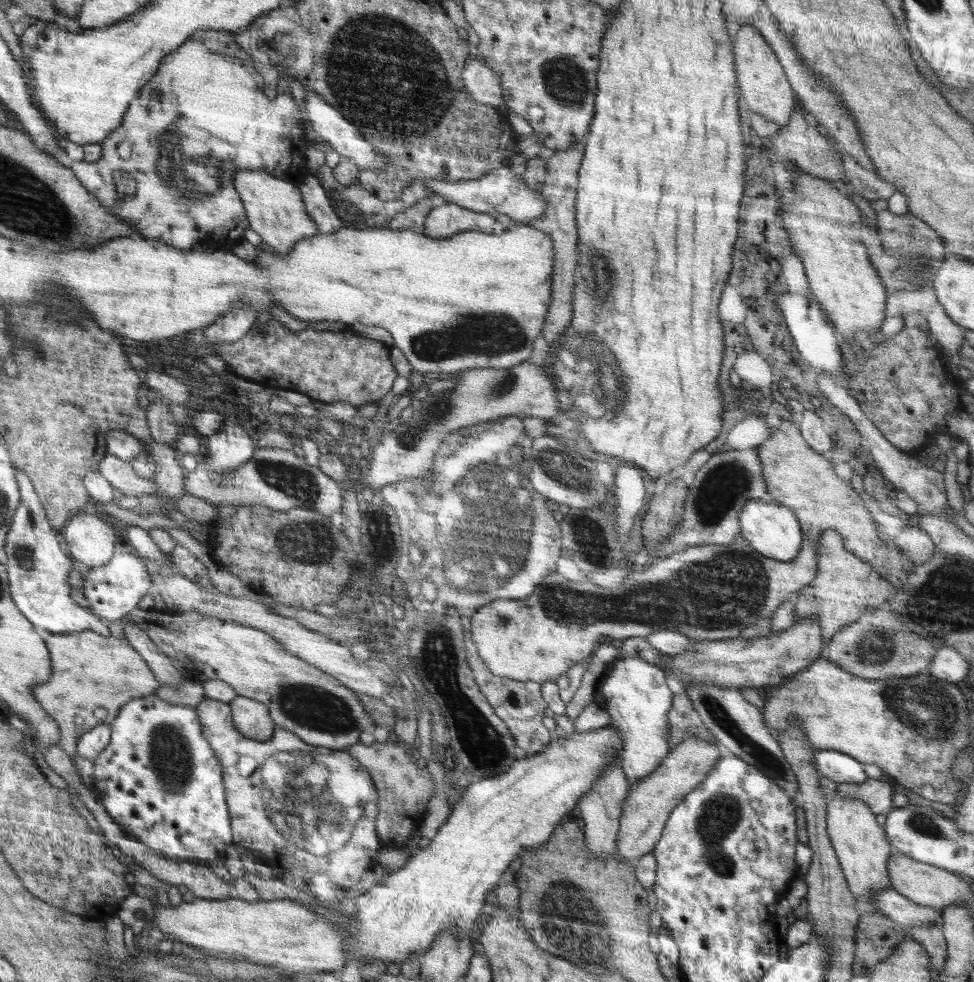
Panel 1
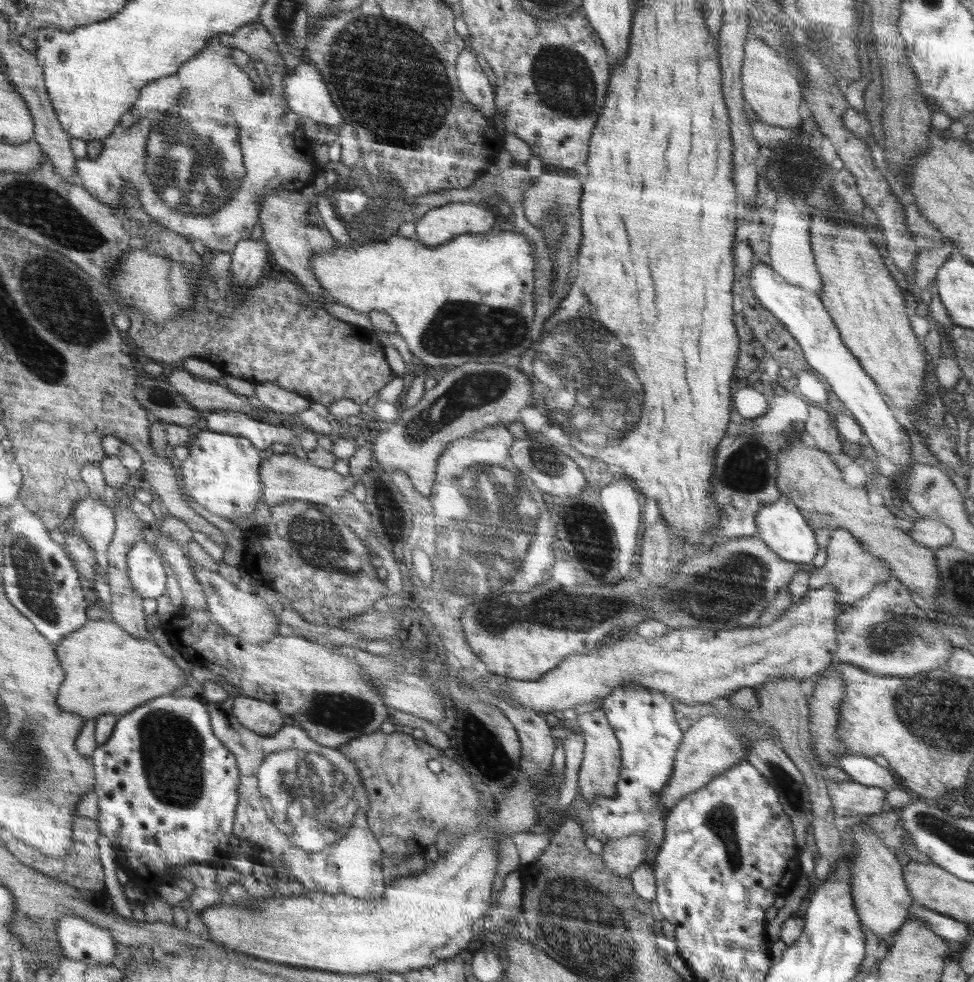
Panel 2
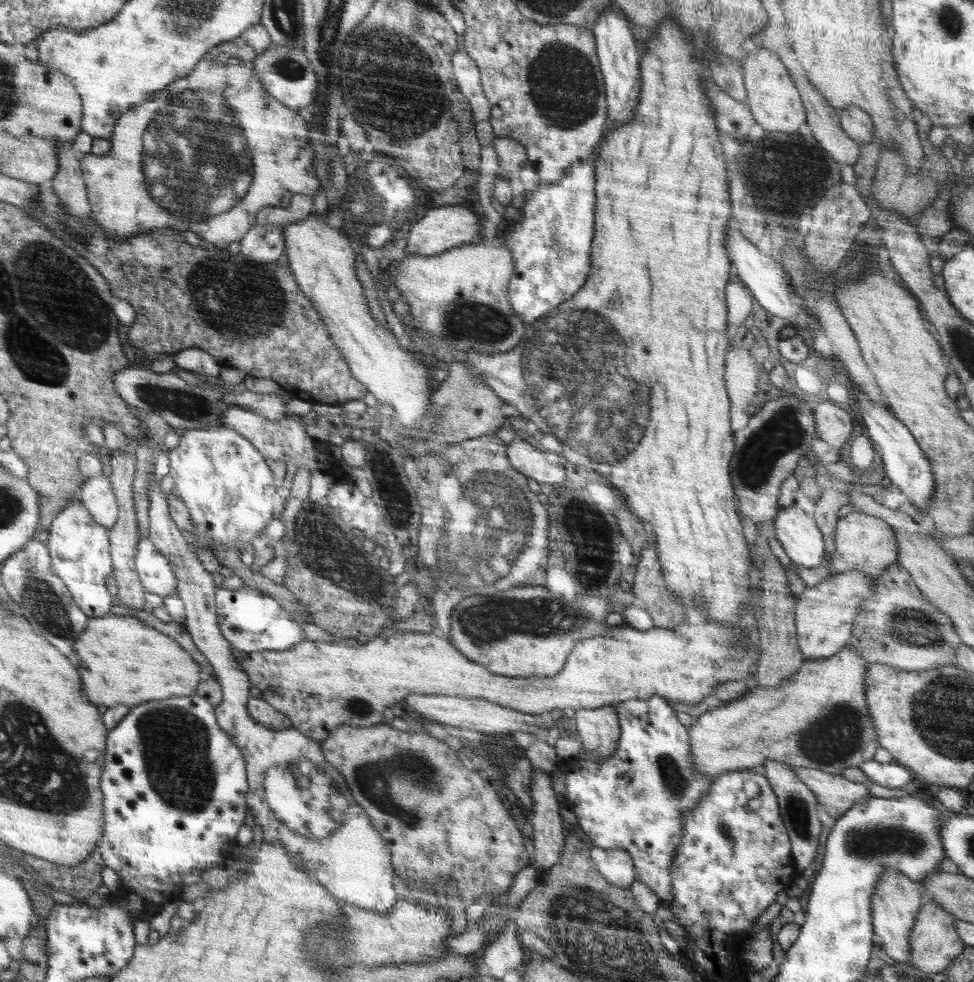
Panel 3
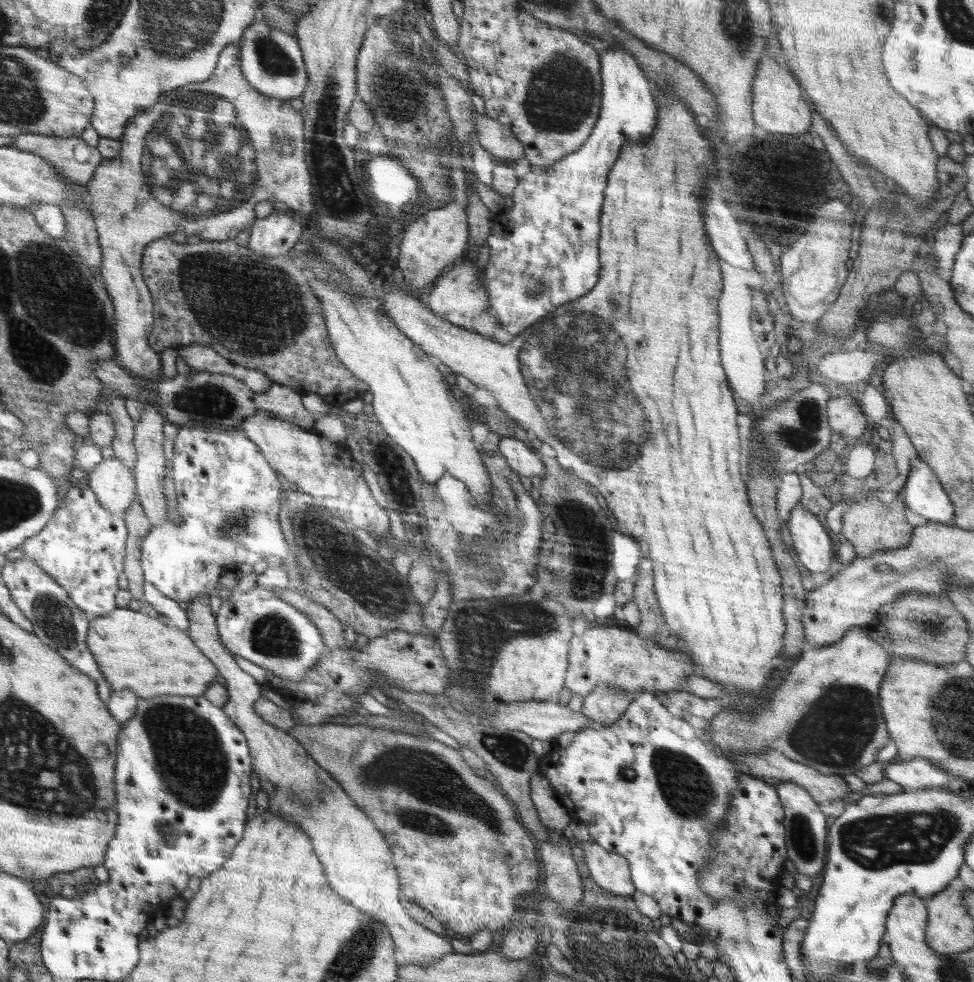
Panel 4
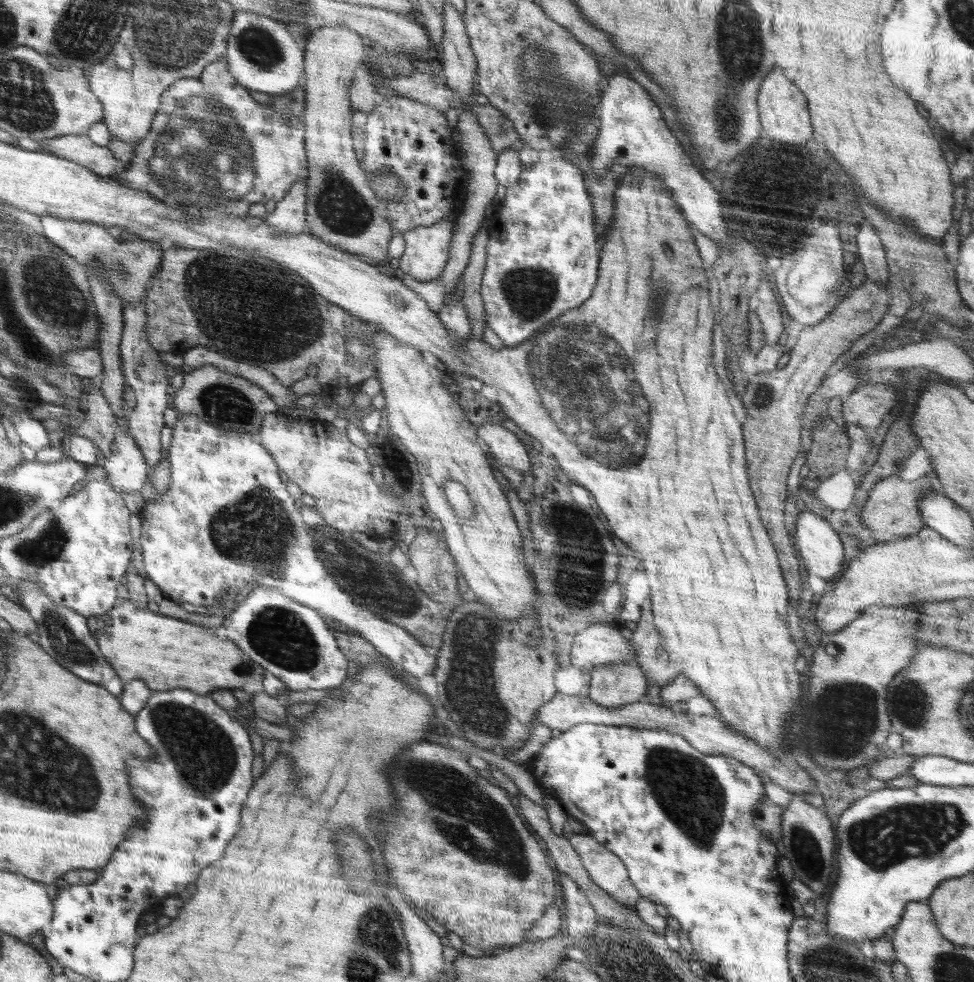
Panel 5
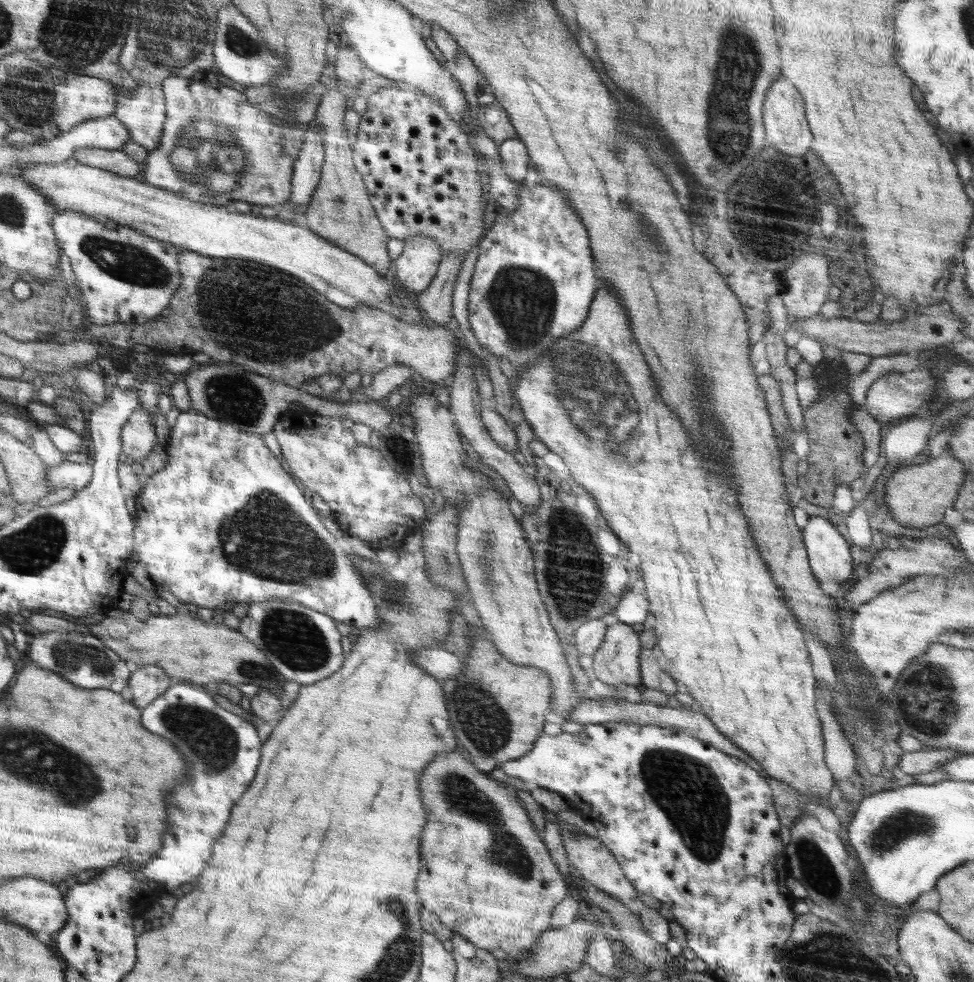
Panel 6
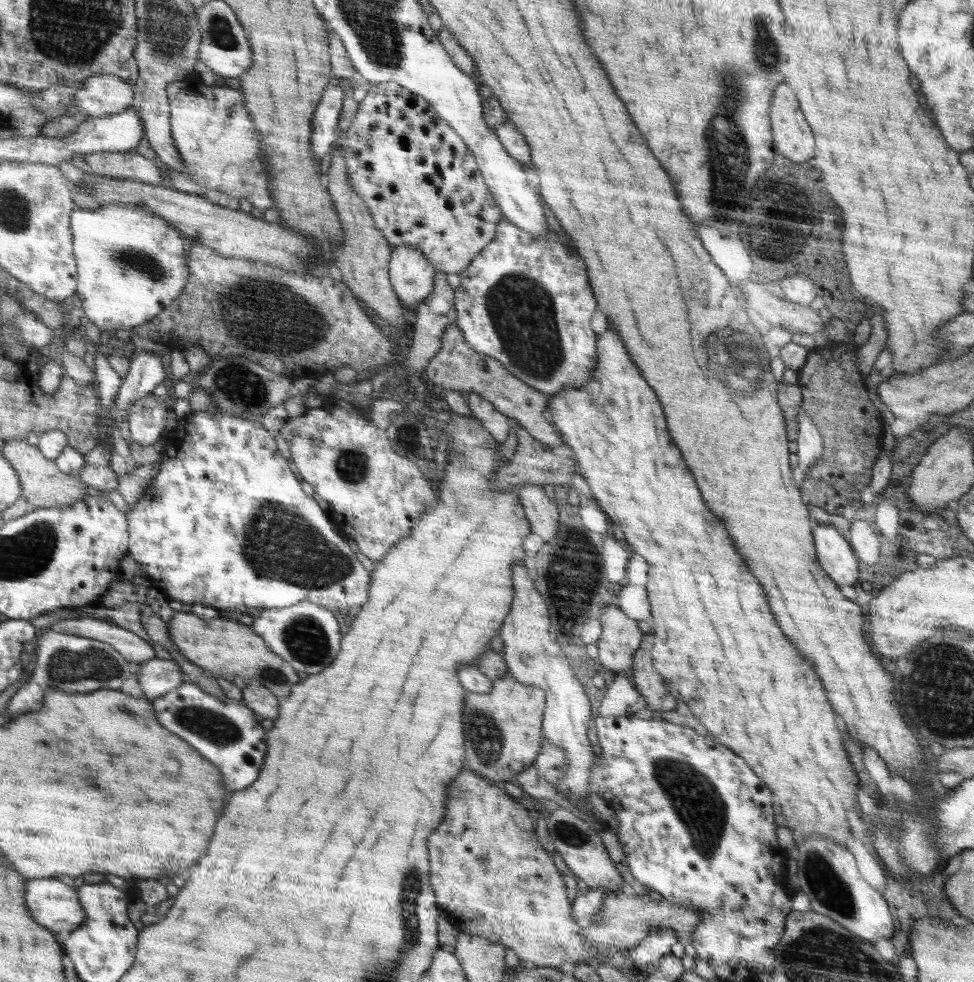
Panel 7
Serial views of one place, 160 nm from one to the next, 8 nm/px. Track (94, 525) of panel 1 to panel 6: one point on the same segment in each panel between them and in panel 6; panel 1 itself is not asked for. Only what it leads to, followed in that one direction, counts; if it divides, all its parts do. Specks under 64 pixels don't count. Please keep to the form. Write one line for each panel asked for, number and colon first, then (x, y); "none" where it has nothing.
2: (94, 518)
3: (98, 495)
4: (114, 483)
5: (126, 468)
6: (138, 436)

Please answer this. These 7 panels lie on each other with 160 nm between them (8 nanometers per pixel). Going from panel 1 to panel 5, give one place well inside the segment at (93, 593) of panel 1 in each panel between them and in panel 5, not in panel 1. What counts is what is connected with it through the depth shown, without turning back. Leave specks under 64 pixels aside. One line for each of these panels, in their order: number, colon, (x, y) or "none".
2: (146, 573)
3: (156, 574)
4: (228, 497)
5: (226, 519)

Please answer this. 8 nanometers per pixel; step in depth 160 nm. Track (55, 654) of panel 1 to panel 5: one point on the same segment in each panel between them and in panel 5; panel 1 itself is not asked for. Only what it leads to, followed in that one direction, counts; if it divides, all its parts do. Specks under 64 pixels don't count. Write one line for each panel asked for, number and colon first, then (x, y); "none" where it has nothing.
2: (110, 673)
3: (124, 662)
4: (135, 651)
5: (168, 653)

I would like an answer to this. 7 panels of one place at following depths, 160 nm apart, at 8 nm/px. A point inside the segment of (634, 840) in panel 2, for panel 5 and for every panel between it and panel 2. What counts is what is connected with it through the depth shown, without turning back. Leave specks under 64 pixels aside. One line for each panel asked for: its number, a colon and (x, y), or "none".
3: (616, 865)
4: (610, 870)
5: (607, 870)

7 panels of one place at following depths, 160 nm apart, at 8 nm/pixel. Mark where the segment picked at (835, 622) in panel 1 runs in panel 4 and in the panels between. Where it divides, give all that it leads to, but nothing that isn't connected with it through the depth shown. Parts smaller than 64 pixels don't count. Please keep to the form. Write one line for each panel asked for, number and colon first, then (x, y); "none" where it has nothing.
2: (852, 570)
3: (863, 542)
4: (869, 525)

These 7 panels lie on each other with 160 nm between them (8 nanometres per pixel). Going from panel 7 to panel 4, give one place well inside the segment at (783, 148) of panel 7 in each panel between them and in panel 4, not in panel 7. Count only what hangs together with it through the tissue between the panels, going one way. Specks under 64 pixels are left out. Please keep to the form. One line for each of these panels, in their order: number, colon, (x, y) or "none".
4: (778, 106)
5: (783, 110)
6: (785, 126)

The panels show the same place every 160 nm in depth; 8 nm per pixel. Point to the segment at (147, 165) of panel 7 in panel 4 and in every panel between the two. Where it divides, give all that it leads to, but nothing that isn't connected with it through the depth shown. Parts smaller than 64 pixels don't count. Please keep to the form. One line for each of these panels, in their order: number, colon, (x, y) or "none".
4: (78, 161)
5: (80, 149)
6: (117, 161)

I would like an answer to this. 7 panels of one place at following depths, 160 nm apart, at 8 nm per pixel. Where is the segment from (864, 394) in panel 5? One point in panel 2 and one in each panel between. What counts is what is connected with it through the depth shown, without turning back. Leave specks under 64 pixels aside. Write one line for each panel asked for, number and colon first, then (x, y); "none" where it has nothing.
2: (820, 425)
3: (833, 424)
4: (845, 416)

